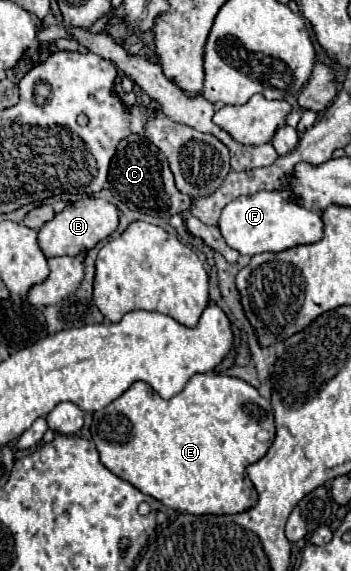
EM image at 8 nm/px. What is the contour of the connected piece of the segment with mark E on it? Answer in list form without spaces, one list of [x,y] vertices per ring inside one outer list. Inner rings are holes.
[[[196,374],[190,378],[190,382],[184,386],[180,394],[176,394],[172,400],[162,400],[148,384],[144,382],[134,382],[120,398],[110,402],[104,410],[94,412],[94,424],[90,428],[92,440],[100,452],[102,464],[112,470],[116,476],[128,480],[132,486],[136,486],[140,492],[154,496],[160,500],[164,506],[178,510],[178,512],[188,512],[188,514],[238,514],[250,510],[258,502],[258,492],[252,484],[252,480],[246,474],[246,468],[254,462],[258,462],[274,442],[274,412],[270,406],[270,400],[262,398],[256,388],[252,388],[248,382],[232,376],[220,376],[220,374]]]

